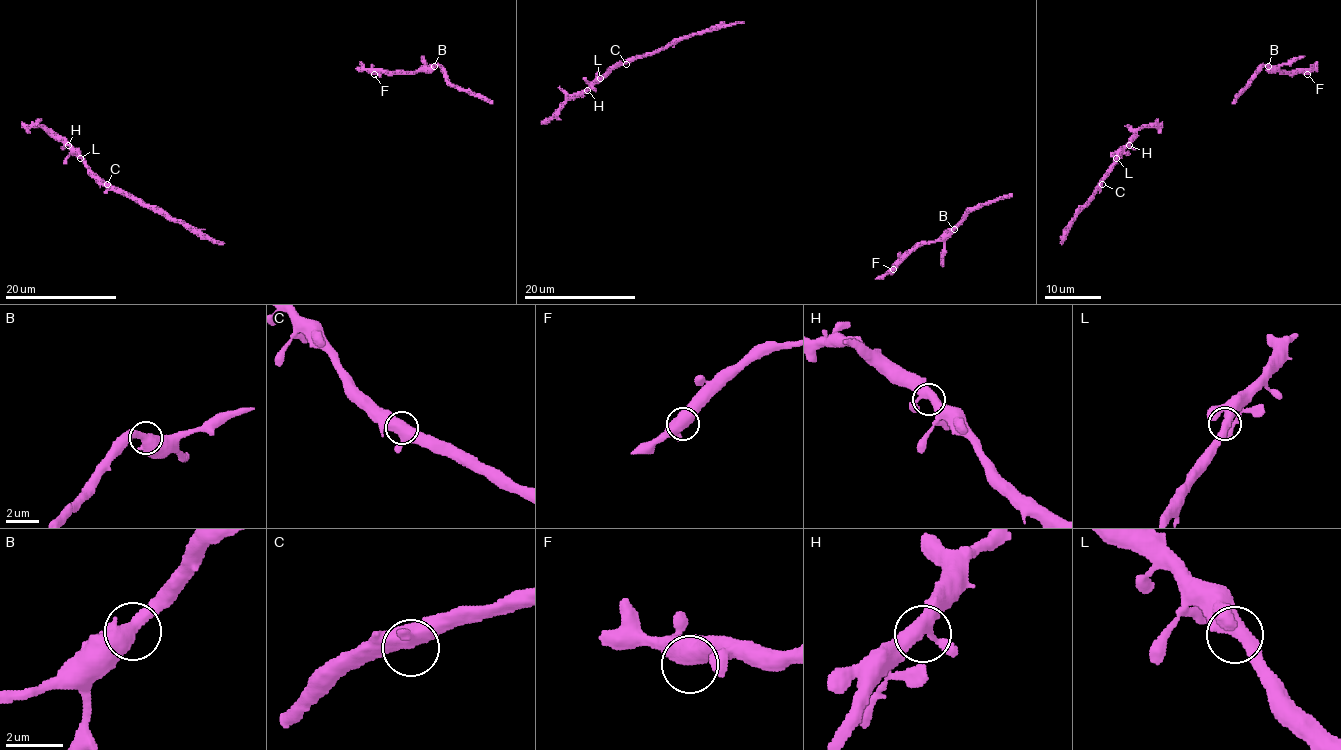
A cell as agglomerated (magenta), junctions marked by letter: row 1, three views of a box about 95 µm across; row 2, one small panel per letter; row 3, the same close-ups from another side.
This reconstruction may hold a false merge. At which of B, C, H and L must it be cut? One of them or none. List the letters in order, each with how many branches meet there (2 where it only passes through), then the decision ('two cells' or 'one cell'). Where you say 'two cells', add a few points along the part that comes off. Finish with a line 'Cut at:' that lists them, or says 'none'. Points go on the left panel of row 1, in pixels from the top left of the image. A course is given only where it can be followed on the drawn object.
B: 2 | two cells | (434, 66), (414, 71), (355, 68)
C: 3 | one cell
H: 3 | one cell
L: 2 | one cell
Cut at: B

